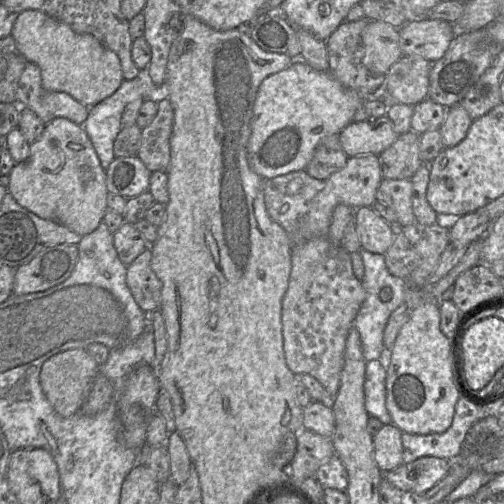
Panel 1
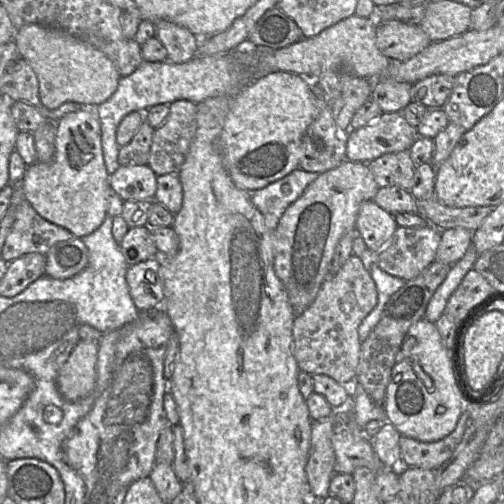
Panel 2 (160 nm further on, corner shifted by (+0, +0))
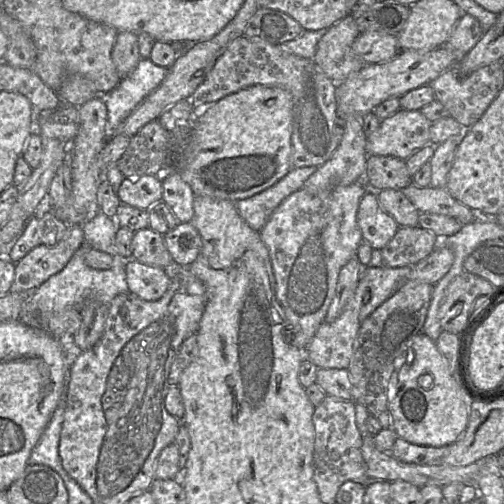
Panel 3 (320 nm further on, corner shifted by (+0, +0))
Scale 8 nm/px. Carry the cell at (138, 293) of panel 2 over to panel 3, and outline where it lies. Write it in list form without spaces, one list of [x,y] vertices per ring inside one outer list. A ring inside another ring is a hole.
[[[129,259],[126,263],[126,282],[129,292],[146,301],[159,300],[170,286],[170,279],[164,269],[135,259]]]

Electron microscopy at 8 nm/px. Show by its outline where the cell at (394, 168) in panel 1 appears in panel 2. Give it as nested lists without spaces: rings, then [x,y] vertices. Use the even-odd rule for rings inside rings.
[[[410,150],[385,154],[368,166],[379,188],[396,186],[411,190],[417,166],[411,159]]]

